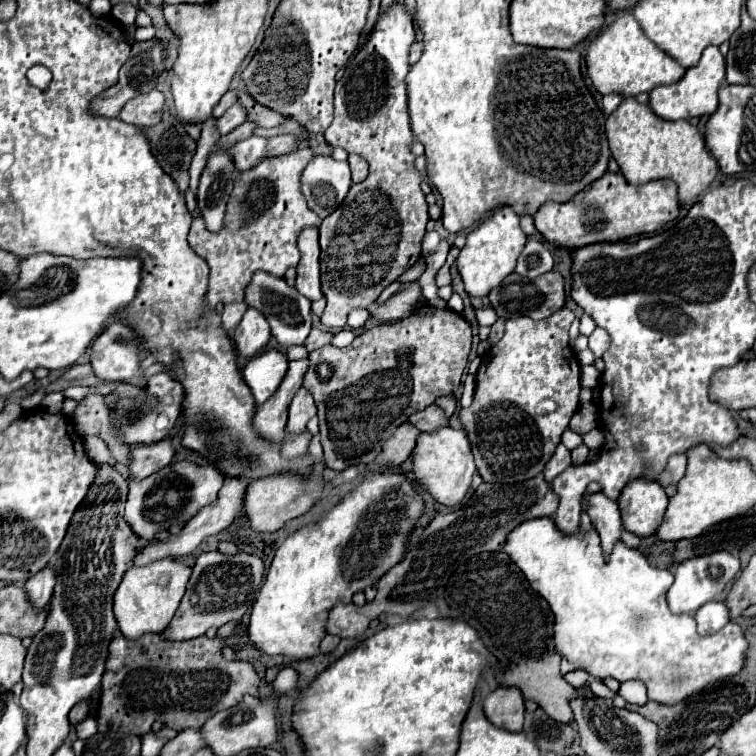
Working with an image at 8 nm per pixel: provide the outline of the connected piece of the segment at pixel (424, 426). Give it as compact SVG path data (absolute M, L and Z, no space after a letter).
M429 405L427 409L423 409L423 411L419 411L419 413L413 413L413 415L409 417L409 423L417 425L421 431L431 433L431 431L435 431L435 429L439 429L439 427L447 427L447 425L449 425L449 417L445 415L445 411L443 411L441 407Z

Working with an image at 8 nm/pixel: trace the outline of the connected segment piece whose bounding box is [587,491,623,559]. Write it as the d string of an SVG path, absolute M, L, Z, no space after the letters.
M601 491L593 493L589 497L587 503L587 515L591 517L591 523L595 527L595 531L601 537L601 545L603 545L603 555L605 559L609 559L615 543L621 541L621 533L623 533L623 521L621 521L621 511L617 507L615 501L607 499Z

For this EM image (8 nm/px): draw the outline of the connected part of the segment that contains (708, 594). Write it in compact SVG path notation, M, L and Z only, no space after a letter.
M717 551L717 553L711 553L711 555L703 555L703 557L693 557L693 559L679 563L677 571L675 571L675 583L671 585L671 589L667 593L669 609L673 613L695 615L695 611L701 605L721 597L727 583L735 577L737 571L739 571L739 559L731 553L727 553L727 551Z

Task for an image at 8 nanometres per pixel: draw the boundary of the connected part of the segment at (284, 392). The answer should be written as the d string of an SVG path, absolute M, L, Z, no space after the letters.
M291 361L289 371L277 389L277 393L261 405L253 415L253 429L259 433L263 441L279 443L285 437L285 425L287 425L287 409L289 401L297 393L303 381L303 373L307 371L307 361Z

